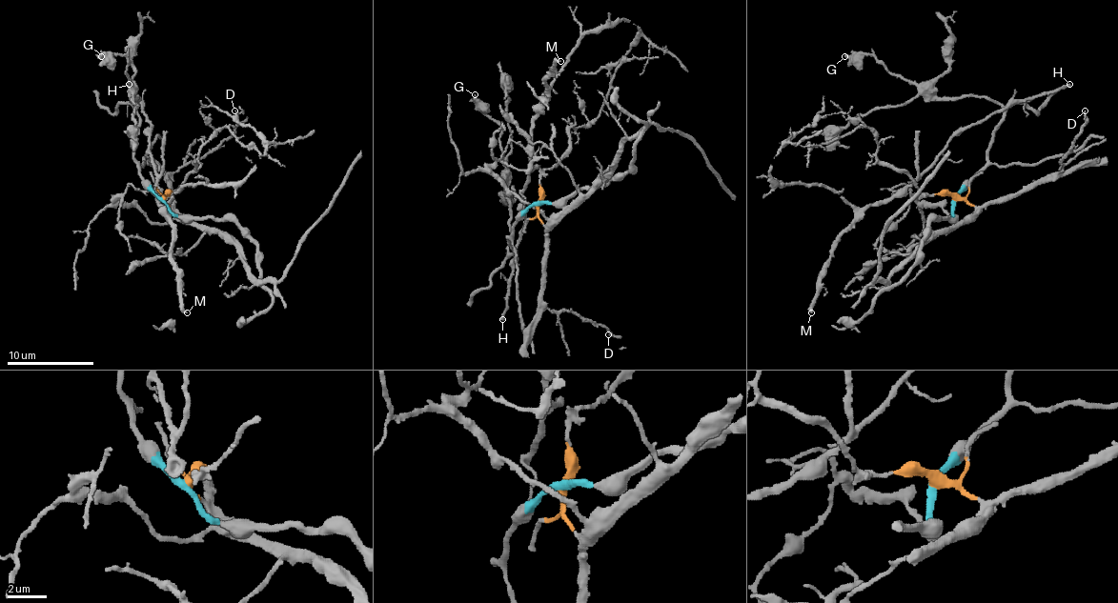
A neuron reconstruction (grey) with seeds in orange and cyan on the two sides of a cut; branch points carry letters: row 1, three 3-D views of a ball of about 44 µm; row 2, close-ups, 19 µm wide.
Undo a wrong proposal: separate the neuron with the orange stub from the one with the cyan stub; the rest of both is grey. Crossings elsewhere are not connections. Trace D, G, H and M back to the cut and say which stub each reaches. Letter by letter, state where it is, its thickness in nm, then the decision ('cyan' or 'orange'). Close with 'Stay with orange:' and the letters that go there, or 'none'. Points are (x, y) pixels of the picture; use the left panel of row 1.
D: at (234, 110); 120 nm thick; orange
G: at (101, 56); 360 nm thick; cyan
H: at (129, 84); 280 nm thick; cyan
M: at (187, 312); 320 nm thick; cyan
Stay with orange: D

